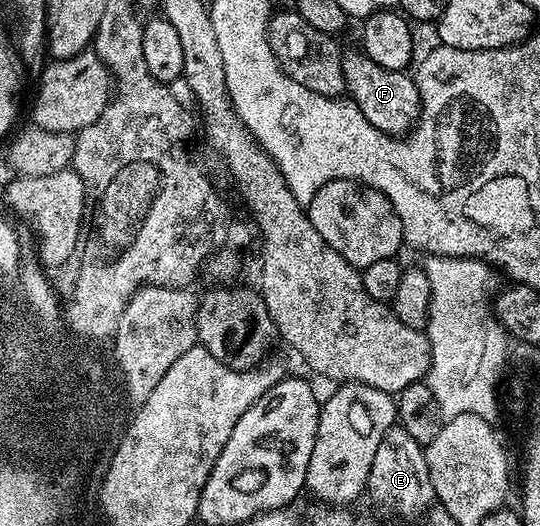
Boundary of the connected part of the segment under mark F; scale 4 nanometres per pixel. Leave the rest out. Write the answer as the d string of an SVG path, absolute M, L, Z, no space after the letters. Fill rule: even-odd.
M359 48L349 51L348 54L346 51L342 55L342 61L343 75L347 85L346 93L349 95L350 101L354 102L355 107L363 113L365 120L369 120L369 124L373 128L377 128L386 134L392 136L406 135L421 117L419 89L415 87L414 77L401 70L386 70L381 68L381 64L373 64L373 60L369 60L369 56Z

